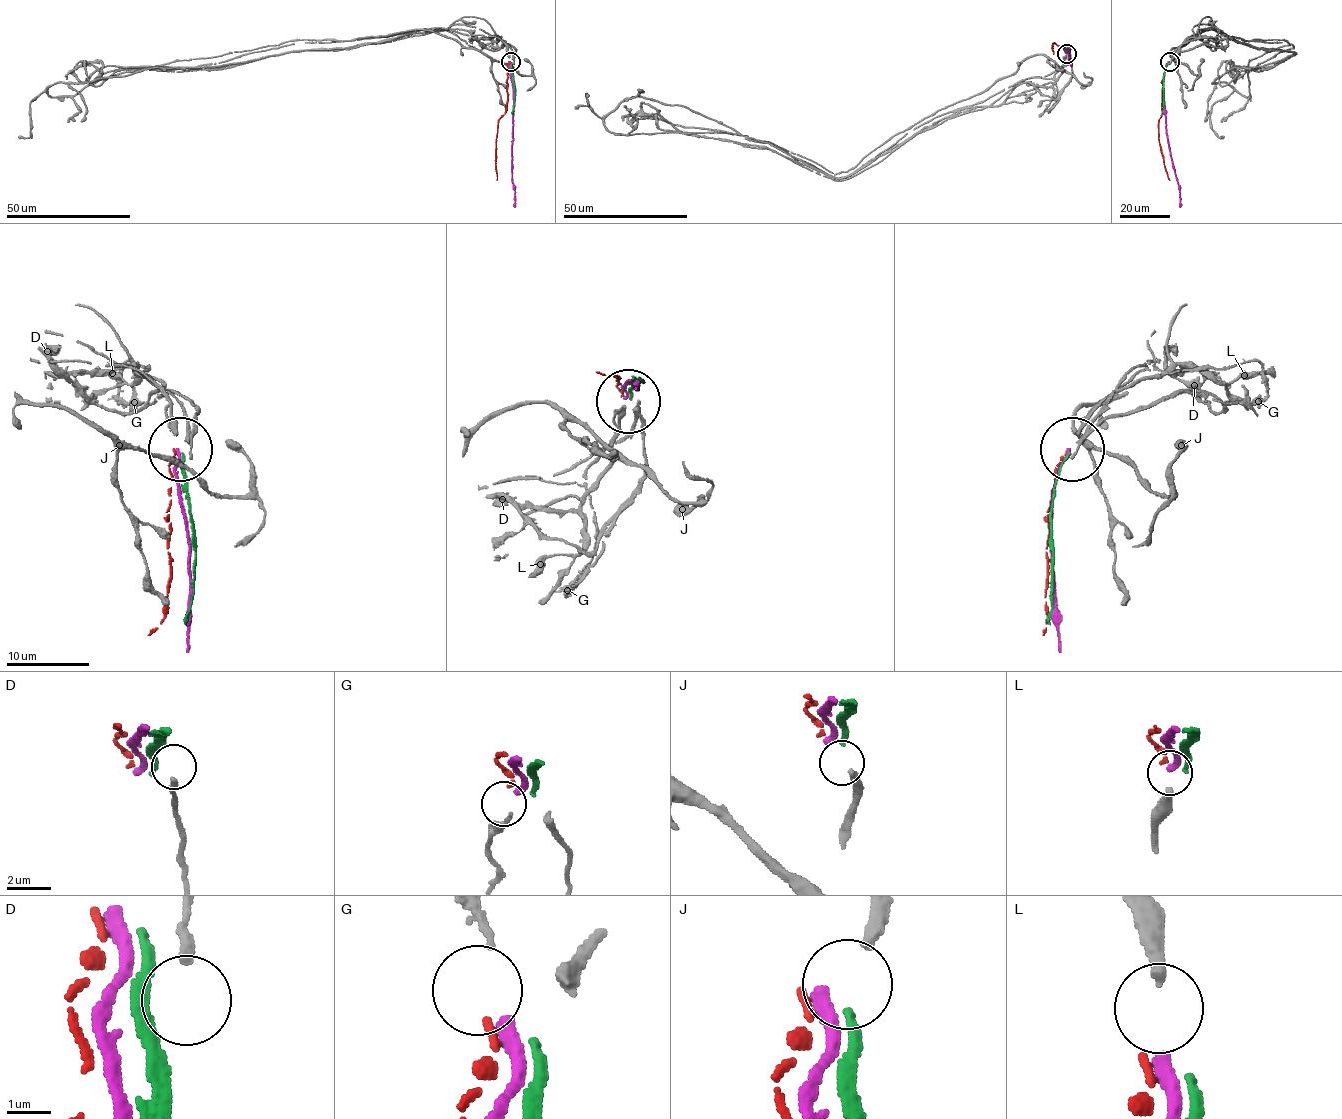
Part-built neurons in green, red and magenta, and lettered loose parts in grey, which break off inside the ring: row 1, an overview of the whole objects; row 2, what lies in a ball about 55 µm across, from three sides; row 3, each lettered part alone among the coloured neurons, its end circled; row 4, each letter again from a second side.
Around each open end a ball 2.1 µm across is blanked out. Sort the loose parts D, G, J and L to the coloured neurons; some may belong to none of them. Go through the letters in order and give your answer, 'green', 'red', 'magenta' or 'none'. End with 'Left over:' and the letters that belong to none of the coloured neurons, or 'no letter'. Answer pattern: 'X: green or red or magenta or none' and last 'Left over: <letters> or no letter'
D: none
G: red
J: green
L: magenta
Left over: D

